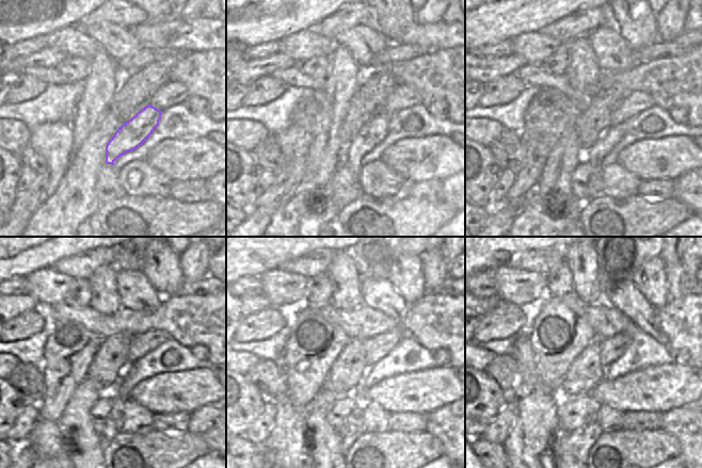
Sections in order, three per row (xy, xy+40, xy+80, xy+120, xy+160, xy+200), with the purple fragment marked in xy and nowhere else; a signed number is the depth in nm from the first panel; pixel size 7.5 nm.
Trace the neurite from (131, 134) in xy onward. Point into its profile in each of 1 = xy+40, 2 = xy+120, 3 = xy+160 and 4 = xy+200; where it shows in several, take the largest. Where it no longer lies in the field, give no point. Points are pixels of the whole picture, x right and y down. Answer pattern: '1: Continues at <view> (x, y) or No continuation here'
1: Continues at xy+40 (371, 133)
2: Continues at xy+120 (113, 425)
3: Continues at xy+160 (353, 425)
4: Continues at xy+200 (580, 440).

